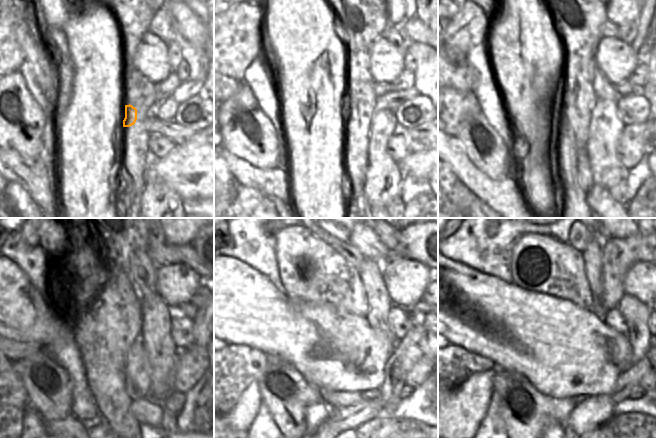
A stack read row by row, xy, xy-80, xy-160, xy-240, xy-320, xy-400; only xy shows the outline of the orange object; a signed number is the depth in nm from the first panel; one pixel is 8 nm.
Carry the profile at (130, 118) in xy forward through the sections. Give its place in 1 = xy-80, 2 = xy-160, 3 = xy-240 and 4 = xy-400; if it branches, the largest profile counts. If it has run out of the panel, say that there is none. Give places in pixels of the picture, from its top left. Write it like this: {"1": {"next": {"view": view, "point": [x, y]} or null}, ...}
{"1": {"next": {"view": "xy-80", "point": [353, 117]}}, "2": {"next": {"view": "xy-160", "point": [573, 116]}}, "3": {"next": {"view": "xy-240", "point": [104, 335]}}, "4": {"next": {"view": "xy-400", "point": [570, 261]}}}

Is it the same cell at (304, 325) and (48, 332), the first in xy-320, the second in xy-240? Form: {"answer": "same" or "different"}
{"answer": "same"}

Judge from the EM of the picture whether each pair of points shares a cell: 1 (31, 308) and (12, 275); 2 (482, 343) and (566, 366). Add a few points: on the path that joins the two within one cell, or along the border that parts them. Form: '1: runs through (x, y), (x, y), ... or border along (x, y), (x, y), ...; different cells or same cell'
1: runs through (23, 300), (12, 289), (12, 283); same cell
2: runs through (503, 347), (510, 348), (520, 356), (545, 360); same cell

